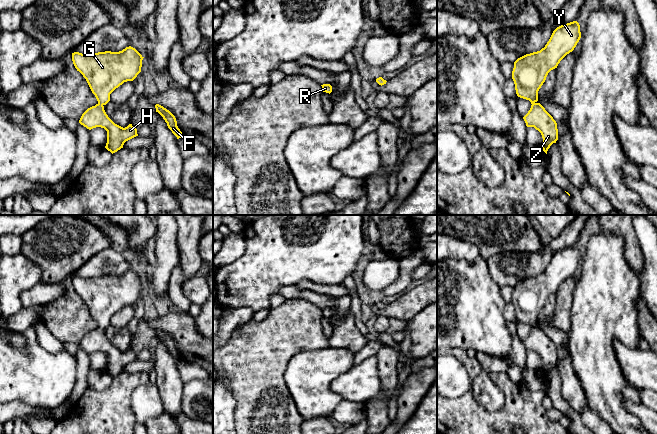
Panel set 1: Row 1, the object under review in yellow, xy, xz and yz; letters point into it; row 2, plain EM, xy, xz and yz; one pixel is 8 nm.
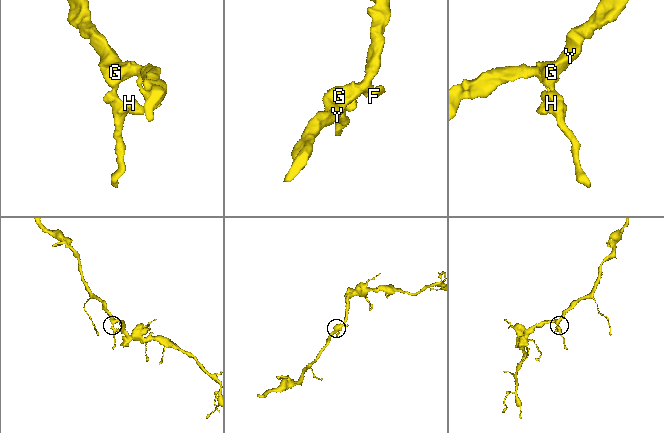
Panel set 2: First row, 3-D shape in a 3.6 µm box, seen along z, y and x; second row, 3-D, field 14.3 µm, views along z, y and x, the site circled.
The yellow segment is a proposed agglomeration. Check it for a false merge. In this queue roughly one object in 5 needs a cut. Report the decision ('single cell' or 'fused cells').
single cell

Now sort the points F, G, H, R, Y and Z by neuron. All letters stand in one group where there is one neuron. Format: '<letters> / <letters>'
F G H R Y Z

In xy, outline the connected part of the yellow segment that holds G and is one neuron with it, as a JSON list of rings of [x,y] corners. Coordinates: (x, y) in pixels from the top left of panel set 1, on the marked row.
[[[129,46],[119,52],[98,52],[94,54],[72,53],[72,61],[86,79],[98,103],[88,108],[79,123],[91,130],[96,127],[107,131],[105,148],[112,154],[123,148],[126,141],[138,136],[137,129],[129,124],[123,128],[115,124],[106,114],[104,106],[110,101],[110,94],[124,82],[133,81],[141,72],[143,56]]]

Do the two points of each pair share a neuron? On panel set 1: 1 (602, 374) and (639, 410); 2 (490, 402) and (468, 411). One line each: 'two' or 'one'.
1: two
2: two

